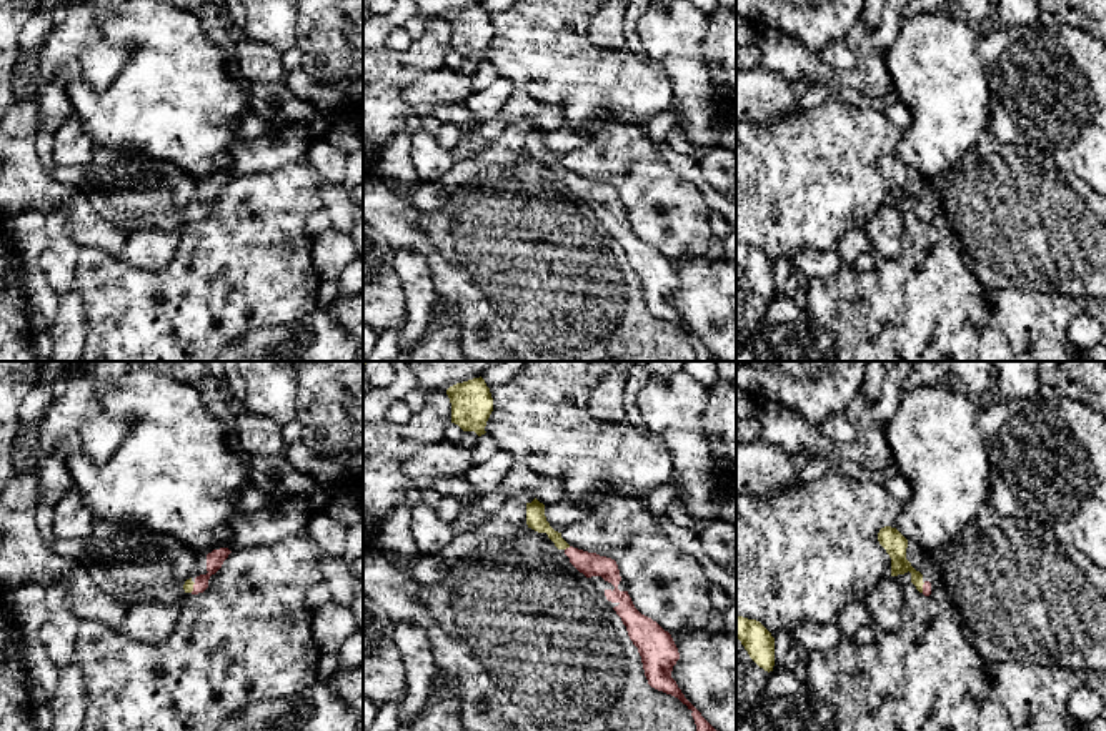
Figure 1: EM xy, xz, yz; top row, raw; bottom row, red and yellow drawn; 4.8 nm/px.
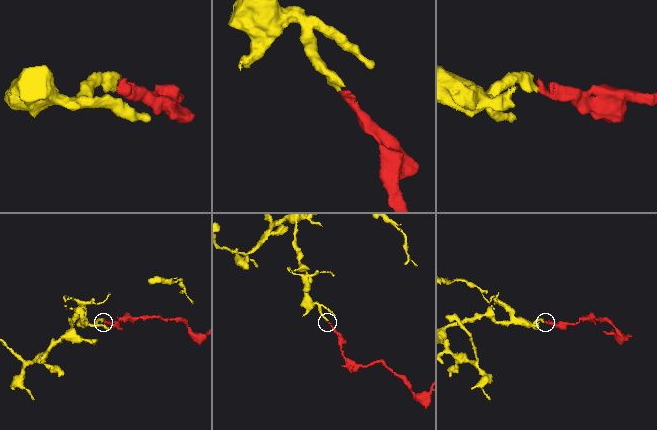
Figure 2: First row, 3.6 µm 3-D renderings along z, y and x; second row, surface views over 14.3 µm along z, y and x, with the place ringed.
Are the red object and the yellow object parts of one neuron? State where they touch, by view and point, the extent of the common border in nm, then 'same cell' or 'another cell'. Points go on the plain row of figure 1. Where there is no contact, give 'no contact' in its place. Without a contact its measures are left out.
contact xz (567, 175); length 40 nm; same cell

